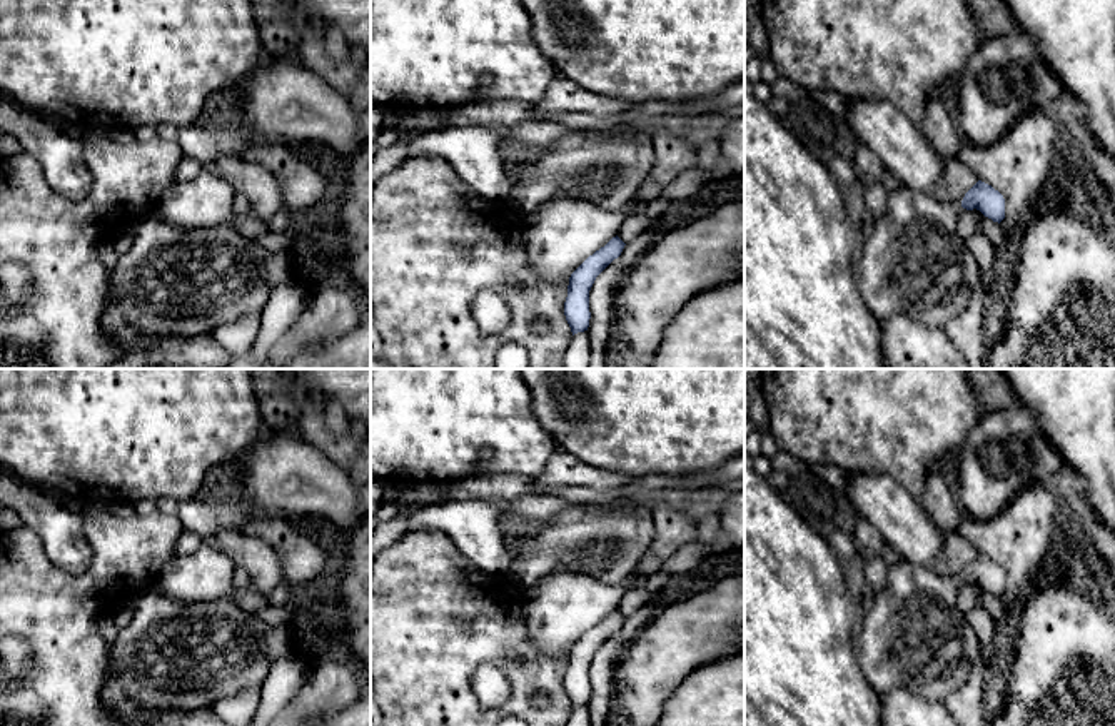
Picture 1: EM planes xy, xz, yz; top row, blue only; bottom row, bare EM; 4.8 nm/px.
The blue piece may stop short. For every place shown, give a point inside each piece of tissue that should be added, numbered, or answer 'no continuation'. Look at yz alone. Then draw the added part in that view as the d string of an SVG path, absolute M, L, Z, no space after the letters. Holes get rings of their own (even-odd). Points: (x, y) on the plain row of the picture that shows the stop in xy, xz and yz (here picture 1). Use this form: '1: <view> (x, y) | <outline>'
1: yz (913, 635) | M908 561L888 566L885 587L858 616L858 664L880 696L903 686L926 699L945 701L965 686L980 639L956 606L961 584L961 576L941 576Z

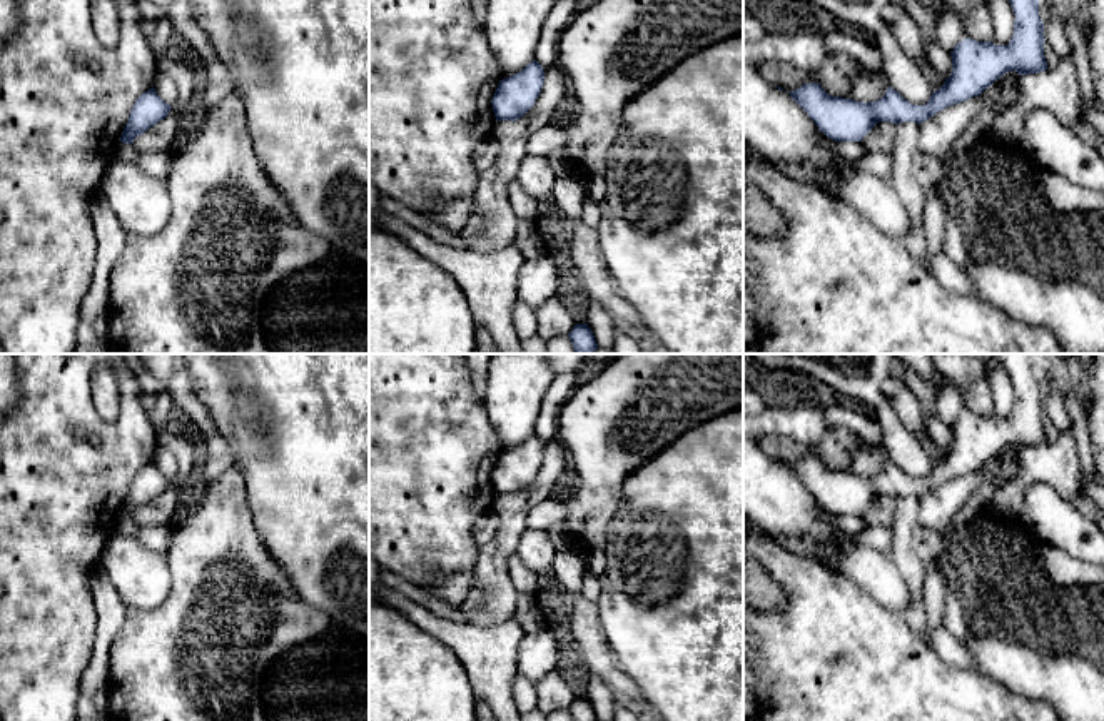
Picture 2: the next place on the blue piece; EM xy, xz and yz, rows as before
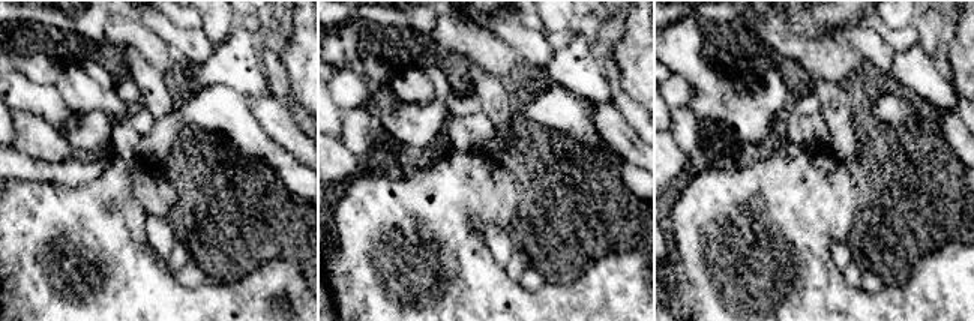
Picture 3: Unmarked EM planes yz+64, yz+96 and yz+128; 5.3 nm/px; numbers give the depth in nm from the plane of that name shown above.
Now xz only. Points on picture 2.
no continuation

